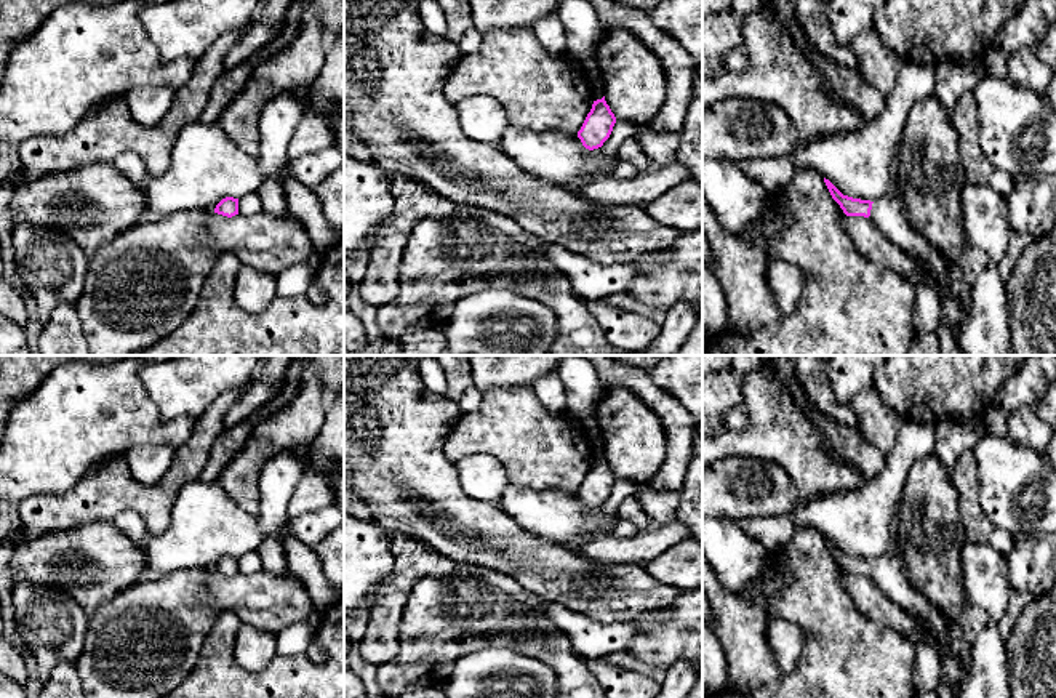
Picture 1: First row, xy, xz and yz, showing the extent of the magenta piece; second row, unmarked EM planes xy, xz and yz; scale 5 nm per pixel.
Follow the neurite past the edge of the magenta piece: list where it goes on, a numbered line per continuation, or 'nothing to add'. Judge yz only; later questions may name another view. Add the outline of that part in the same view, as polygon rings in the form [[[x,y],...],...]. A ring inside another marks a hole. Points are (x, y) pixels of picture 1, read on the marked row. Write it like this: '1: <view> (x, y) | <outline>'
1: yz (887, 213) | [[[891,194],[880,197],[872,203],[869,219],[874,221],[890,242],[898,245],[904,253],[915,253],[925,267],[933,267],[949,283],[952,293],[965,309],[965,319],[952,327],[952,336],[958,346],[962,327],[966,322],[971,307],[971,285],[965,280],[960,261],[946,261],[934,253],[930,242],[910,227],[907,218],[904,216],[902,200]]]

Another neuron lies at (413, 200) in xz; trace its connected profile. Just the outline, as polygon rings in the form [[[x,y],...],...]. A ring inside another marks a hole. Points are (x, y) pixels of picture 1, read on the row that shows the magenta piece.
[[[390,174],[394,208],[386,224],[410,232],[421,219],[448,219],[459,205],[437,194],[427,184],[408,176]]]

